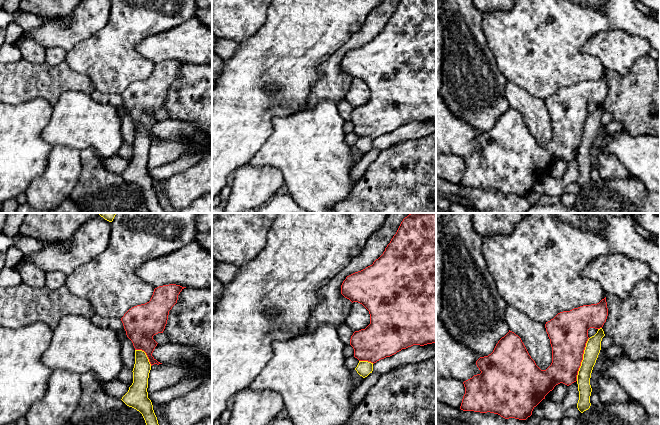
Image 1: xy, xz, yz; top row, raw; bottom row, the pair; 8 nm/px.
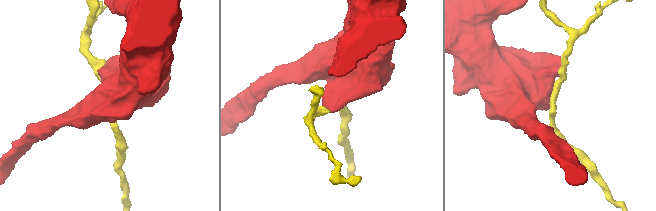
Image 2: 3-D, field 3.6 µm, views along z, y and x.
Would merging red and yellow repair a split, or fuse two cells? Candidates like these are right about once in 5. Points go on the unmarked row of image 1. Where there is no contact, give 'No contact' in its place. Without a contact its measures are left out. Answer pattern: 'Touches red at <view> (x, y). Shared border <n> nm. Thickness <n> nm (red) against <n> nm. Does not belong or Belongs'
Touches red at yz (582, 135). Shared border 360 nm. Thickness 320 nm (red) against 130 nm. Does not belong

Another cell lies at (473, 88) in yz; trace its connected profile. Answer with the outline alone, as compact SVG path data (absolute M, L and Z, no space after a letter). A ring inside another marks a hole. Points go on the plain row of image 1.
M442 0L443 14L443 64L442 88L440 95L451 113L480 133L491 130L509 104L505 97L505 85L508 79L500 72L496 59L488 46L482 29L482 12L474 5L473 0Z

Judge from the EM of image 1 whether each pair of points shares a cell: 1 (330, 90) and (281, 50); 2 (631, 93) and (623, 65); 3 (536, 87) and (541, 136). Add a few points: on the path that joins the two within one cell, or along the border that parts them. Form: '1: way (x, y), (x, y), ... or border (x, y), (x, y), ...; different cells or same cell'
1: border (328, 58), (318, 66), (320, 76), (306, 100); different cells
2: border (641, 56), (626, 74), (606, 72); different cells
3: border (517, 84), (527, 92), (544, 100); different cells

